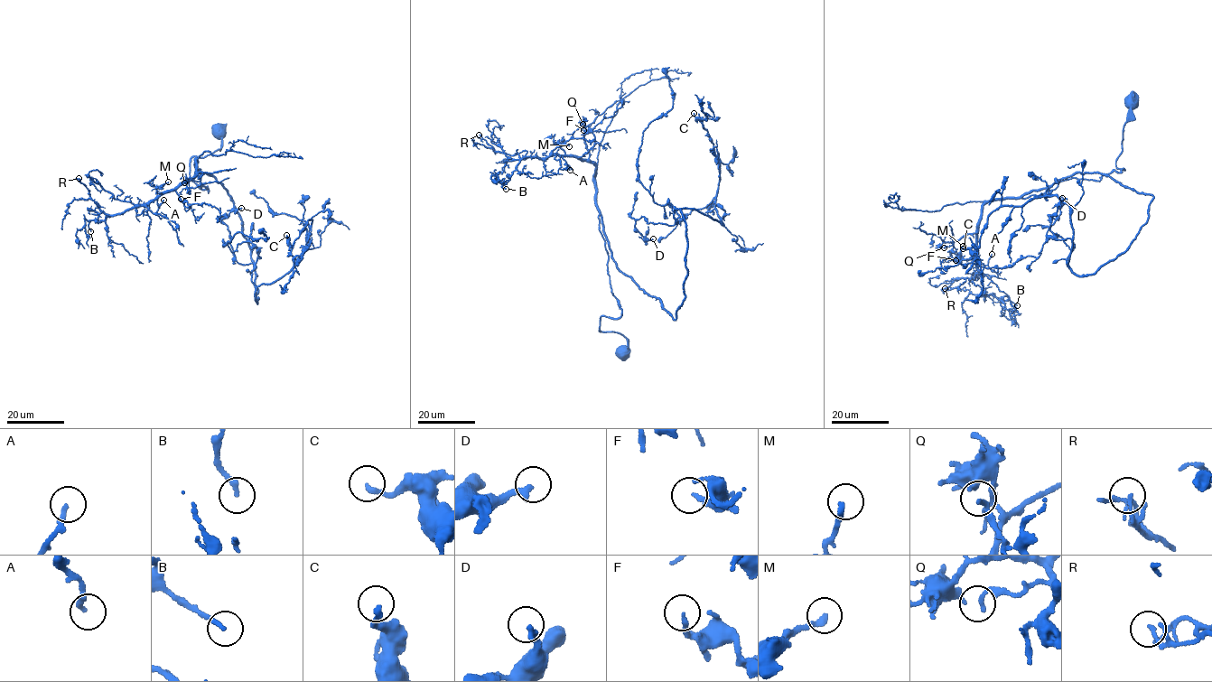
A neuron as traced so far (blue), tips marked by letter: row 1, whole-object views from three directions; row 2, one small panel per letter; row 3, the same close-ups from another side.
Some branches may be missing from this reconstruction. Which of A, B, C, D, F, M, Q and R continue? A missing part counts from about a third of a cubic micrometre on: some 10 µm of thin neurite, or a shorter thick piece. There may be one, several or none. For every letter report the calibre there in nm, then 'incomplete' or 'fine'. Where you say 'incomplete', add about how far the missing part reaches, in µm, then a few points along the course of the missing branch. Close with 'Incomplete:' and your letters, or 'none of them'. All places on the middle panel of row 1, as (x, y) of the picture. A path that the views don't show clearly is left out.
A: 220 nm thick; fine
B: 200 nm thick; fine
C: 200 nm thick; fine
D: 240 nm thick; fine
F: 180 nm thick; fine
M: 240 nm thick; incomplete; about 20 µm are missing
Q: 140 nm thick; fine
R: 160 nm thick; fine
Incomplete: M

